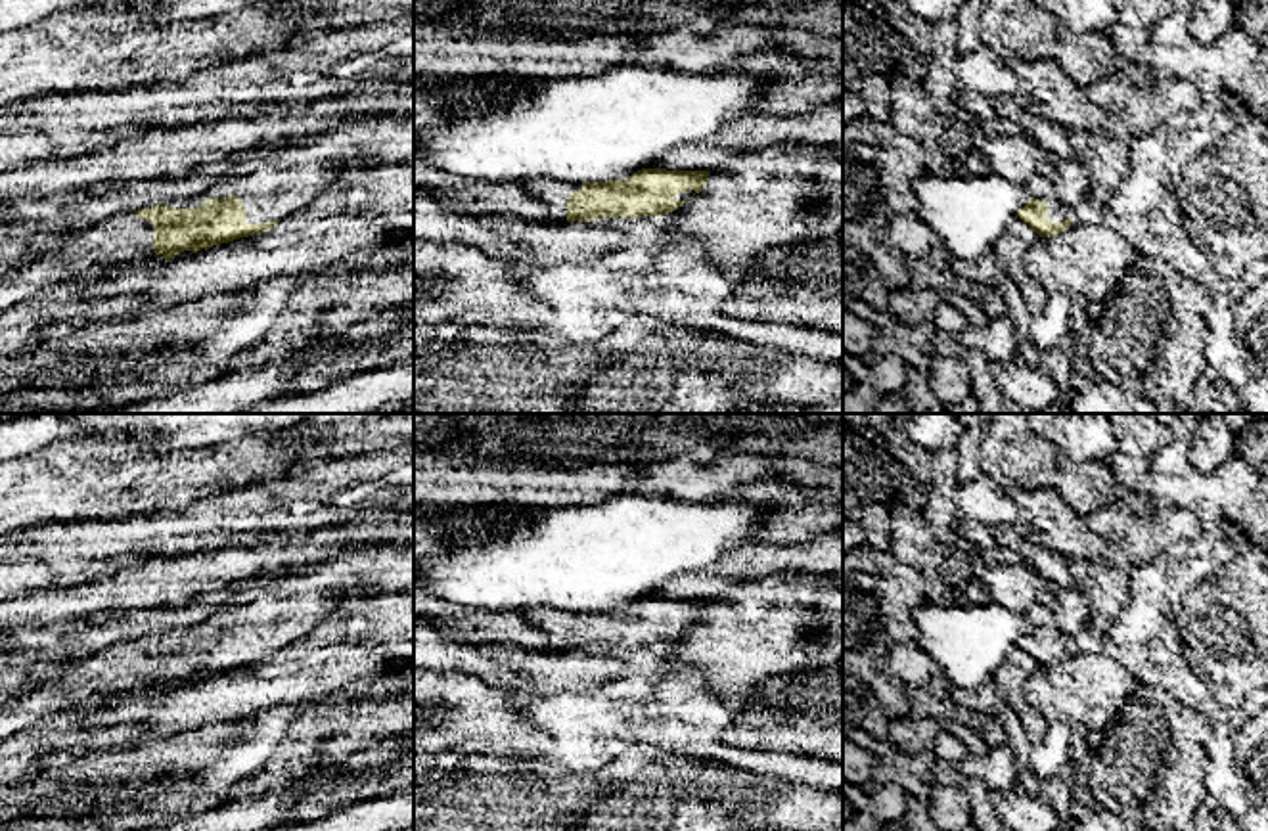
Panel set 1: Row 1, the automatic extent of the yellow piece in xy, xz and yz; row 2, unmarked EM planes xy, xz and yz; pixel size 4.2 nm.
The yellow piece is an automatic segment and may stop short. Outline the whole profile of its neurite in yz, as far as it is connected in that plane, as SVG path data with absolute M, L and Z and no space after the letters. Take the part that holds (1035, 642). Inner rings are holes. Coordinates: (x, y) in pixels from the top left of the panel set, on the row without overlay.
M1034 601L1027 609L1027 618L1032 628L1017 640L1017 645L1040 666L1057 664L1071 655L1071 640L1059 632L1052 611L1044 603Z

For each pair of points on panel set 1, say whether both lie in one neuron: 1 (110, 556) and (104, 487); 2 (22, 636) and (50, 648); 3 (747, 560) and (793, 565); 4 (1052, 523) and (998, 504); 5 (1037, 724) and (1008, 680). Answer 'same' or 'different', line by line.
1: different
2: same
3: same
4: different
5: same

